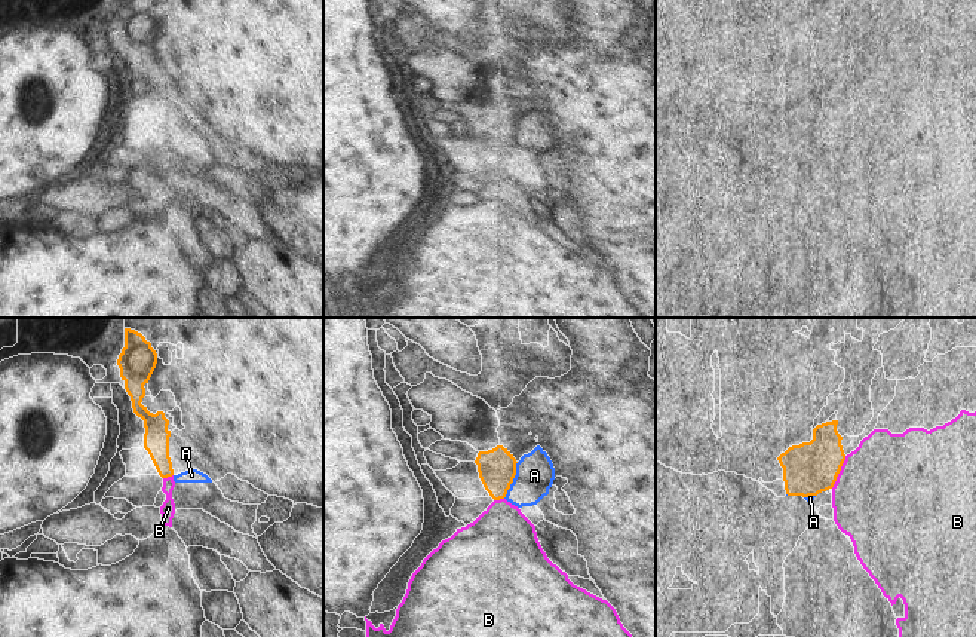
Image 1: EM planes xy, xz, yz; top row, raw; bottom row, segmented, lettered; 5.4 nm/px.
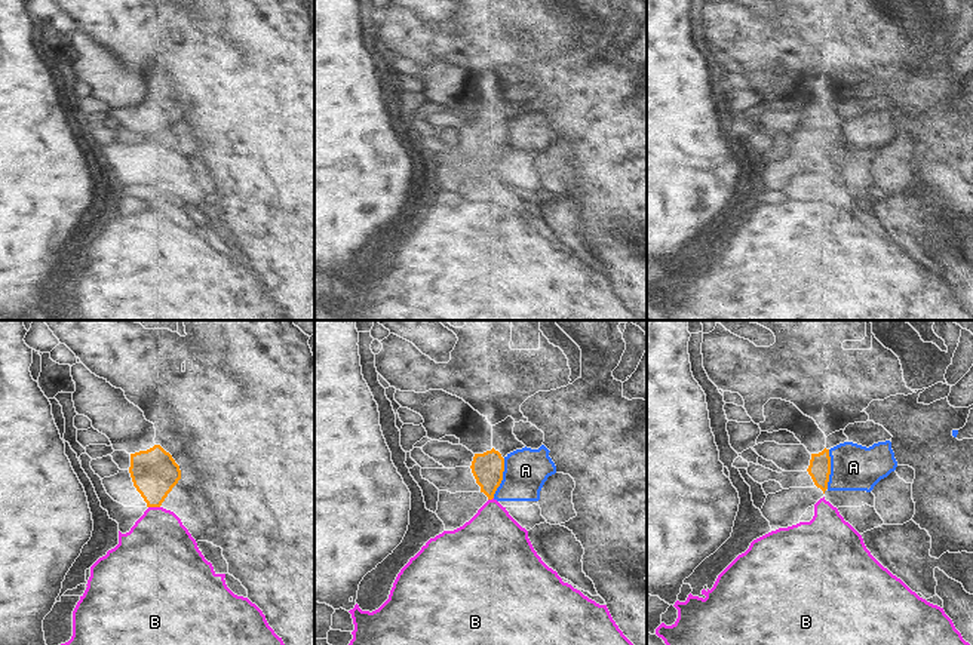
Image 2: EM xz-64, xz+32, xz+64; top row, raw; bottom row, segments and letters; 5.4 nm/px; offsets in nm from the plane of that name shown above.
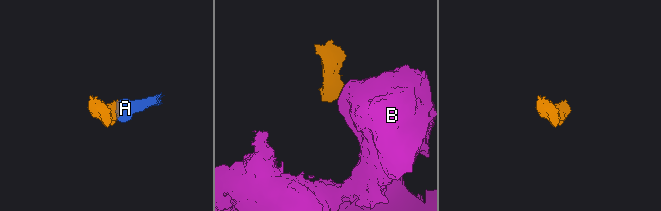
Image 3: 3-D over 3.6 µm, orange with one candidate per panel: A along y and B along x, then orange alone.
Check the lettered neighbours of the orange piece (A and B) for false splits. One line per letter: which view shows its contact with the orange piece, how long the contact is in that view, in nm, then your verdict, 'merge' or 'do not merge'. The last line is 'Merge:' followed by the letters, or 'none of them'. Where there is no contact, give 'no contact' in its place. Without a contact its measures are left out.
A: xz | 220 nm | merge
B: yz | 190 nm | do not merge
Merge: A

